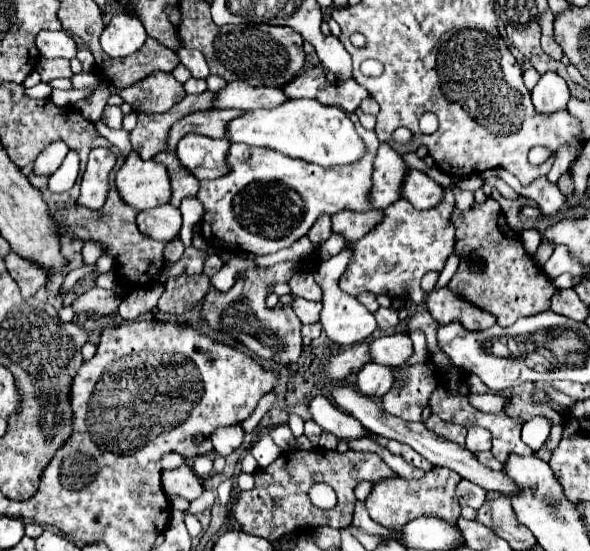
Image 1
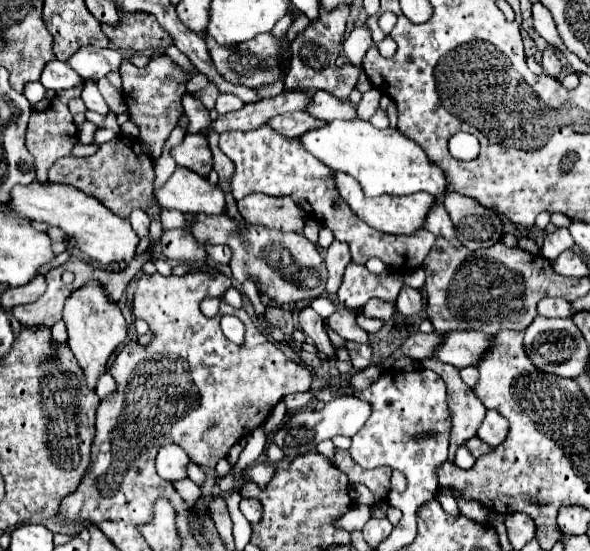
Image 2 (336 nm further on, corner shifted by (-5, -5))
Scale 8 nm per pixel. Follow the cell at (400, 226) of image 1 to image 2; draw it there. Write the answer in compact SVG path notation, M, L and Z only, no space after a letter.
M270 129L270 133L262 137L220 137L218 147L236 165L232 178L234 199L242 199L248 193L256 191L268 195L292 195L296 203L302 203L308 215L318 219L320 225L328 227L334 233L334 239L346 241L350 245L354 263L364 265L370 257L380 257L386 263L386 267L394 273L404 273L404 269L408 269L406 273L412 273L424 265L428 251L436 241L436 235L426 229L418 229L410 235L390 235L374 231L372 227L362 223L350 211L350 207L346 207L338 191L334 191L334 171L318 159L314 159L314 155L310 155L308 151L302 151L296 139L286 139Z

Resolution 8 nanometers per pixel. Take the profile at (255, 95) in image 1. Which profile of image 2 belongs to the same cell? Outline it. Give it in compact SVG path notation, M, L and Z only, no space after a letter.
M316 91L306 105L306 113L320 121L334 121L334 119L356 119L356 109L350 101L342 101L326 91Z

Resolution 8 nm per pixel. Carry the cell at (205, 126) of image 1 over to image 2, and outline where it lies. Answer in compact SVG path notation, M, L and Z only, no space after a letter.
M296 111L296 113L290 113L290 115L288 113L278 115L278 117L268 121L270 127L274 127L280 135L290 137L290 139L294 139L296 135L302 135L302 133L314 129L314 127L320 127L320 123L322 121L314 119L312 115L306 115L304 111Z

